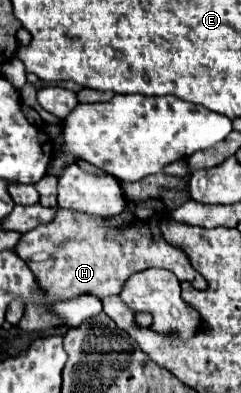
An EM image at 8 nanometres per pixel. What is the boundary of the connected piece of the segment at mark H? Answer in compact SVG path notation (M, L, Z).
M160 171L136 183L122 181L120 189L126 201L126 209L120 215L96 217L58 207L50 223L40 225L20 237L16 255L26 261L36 277L38 287L46 293L46 301L28 301L24 315L18 321L22 331L46 331L52 327L62 327L66 321L50 311L50 303L76 299L80 295L96 295L98 299L118 295L130 275L150 267L168 269L180 281L192 281L196 289L206 287L206 281L192 269L188 255L170 245L158 229L158 223L170 217L162 199L164 191L170 189L188 193L188 183L166 183L166 173Z

